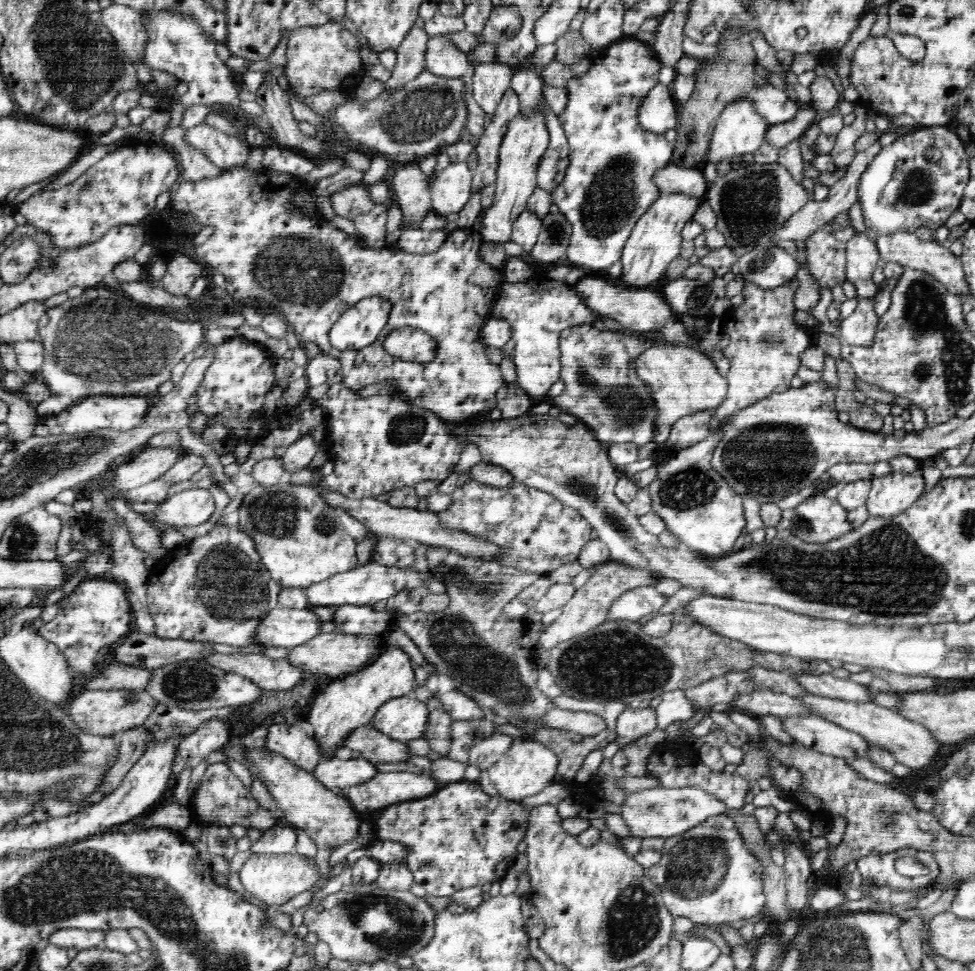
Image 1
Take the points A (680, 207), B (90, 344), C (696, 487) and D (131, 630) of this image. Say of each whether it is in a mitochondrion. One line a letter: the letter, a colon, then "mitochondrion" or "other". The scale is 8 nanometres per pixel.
A: other
B: mitochondrion
C: mitochondrion
D: other

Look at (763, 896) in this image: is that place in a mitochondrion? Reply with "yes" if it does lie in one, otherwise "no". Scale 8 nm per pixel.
no

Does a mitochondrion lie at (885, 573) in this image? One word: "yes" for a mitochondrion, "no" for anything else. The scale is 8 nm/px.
yes

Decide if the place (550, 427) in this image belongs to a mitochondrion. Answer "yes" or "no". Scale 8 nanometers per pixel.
no

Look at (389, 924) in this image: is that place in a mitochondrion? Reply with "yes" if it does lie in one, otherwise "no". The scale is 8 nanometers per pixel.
yes

